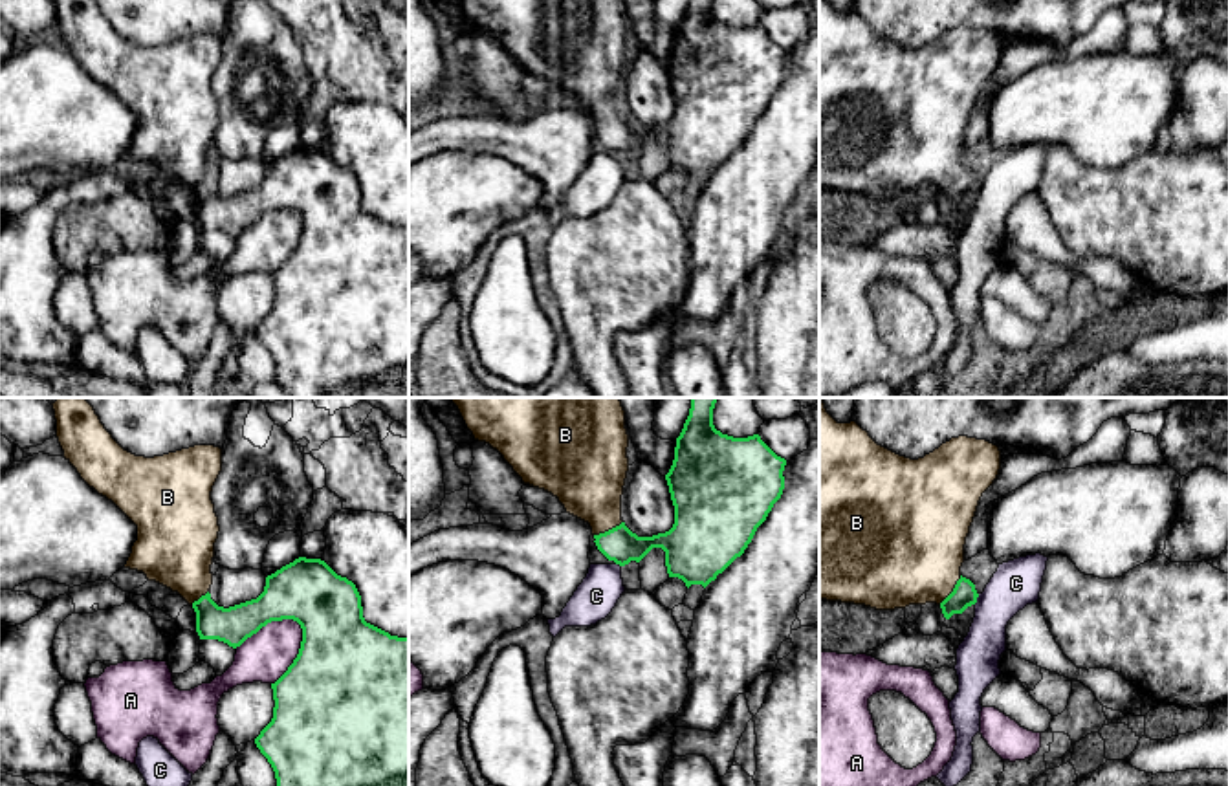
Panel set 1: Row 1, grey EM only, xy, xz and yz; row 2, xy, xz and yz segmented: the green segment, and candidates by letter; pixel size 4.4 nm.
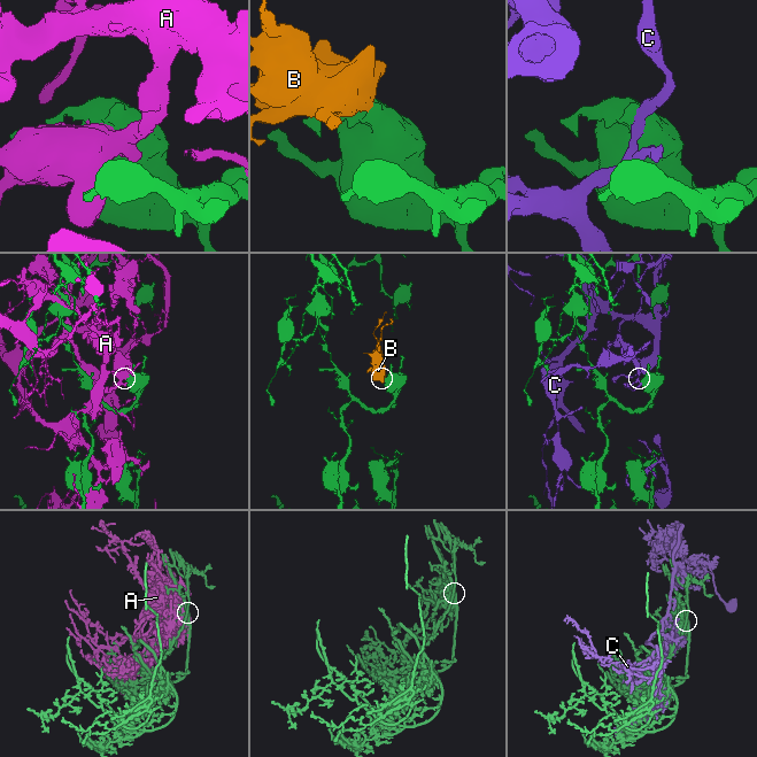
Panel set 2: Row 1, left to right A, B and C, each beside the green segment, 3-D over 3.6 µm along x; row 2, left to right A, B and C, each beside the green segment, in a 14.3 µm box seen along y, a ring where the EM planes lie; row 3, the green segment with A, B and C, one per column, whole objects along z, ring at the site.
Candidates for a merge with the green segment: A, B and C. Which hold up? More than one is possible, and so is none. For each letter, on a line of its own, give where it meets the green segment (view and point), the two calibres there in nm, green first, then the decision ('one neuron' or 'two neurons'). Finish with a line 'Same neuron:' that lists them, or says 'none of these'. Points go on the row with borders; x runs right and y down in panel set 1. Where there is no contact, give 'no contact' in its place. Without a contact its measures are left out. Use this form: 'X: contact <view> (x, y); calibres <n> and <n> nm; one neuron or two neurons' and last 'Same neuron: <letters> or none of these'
A: contact xy (268, 622); calibres 280 and 220 nm; two neurons
B: contact xz (609, 530); calibres 160 and 320 nm; one neuron
C: contact yz (975, 600); calibres 110 and 200 nm; two neurons
Same neuron: B

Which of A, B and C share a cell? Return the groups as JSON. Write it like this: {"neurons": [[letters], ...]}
{"neurons": [["A"], ["B"], ["C"]]}

